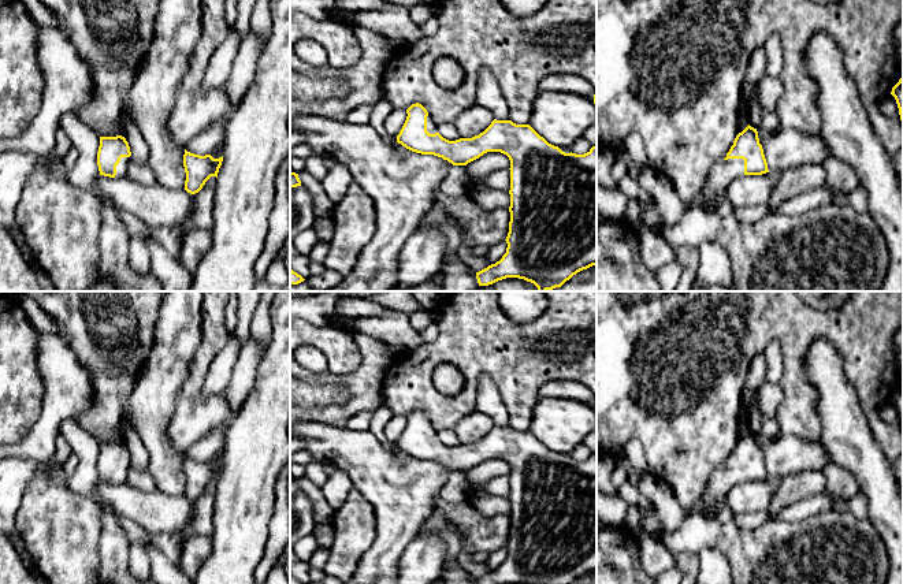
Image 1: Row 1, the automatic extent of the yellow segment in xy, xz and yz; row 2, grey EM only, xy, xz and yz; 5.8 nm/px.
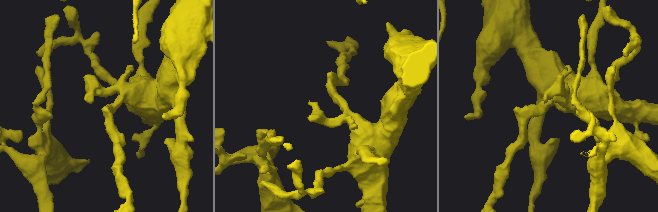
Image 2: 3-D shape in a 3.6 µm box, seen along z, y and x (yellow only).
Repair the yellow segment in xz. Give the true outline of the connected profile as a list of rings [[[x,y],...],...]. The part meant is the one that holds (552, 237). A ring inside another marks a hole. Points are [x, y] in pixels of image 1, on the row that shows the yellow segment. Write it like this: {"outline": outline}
{"outline": [[[412,104],[406,114],[397,142],[412,152],[434,155],[453,165],[467,165],[487,152],[501,152],[510,160],[506,253],[495,264],[476,272],[479,286],[519,278],[534,283],[538,291],[547,291],[597,265],[597,145],[584,155],[565,153],[529,124],[497,119],[479,135],[449,141],[438,133],[421,104]]]}

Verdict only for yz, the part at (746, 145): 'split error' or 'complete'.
split error

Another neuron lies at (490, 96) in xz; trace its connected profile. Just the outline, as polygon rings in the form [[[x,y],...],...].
[[[483,68],[479,74],[477,105],[488,109],[497,120],[510,120],[508,103],[494,74]]]

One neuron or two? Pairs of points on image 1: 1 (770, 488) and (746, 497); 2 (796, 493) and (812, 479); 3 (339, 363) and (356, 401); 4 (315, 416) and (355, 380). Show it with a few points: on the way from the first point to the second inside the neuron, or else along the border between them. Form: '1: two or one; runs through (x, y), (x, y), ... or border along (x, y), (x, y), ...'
1: one; runs through (765, 490), (751, 497)
2: one; runs through (801, 488), (807, 483)
3: two; border along (357, 345), (356, 368), (329, 371)
4: one; runs through (330, 415), (341, 413), (355, 400), (355, 395)

